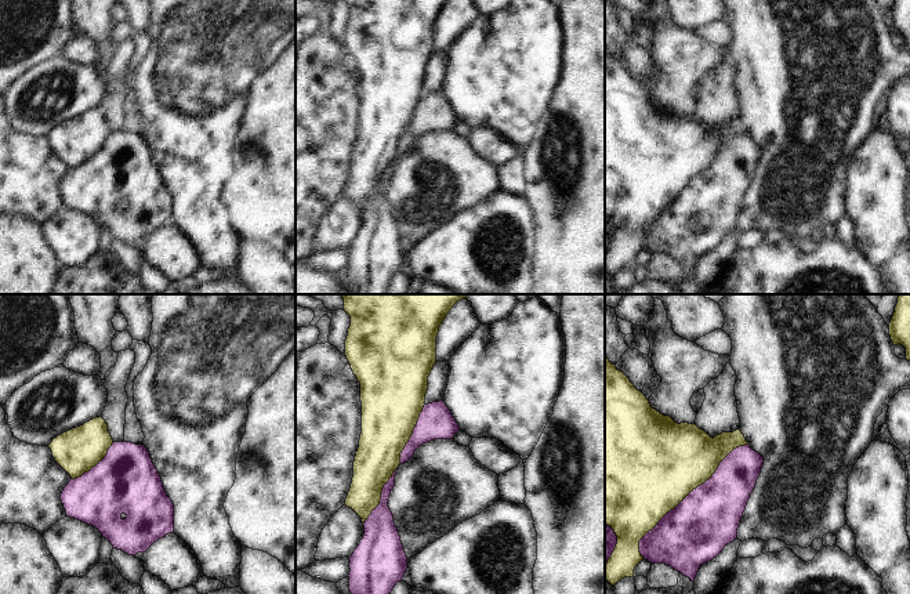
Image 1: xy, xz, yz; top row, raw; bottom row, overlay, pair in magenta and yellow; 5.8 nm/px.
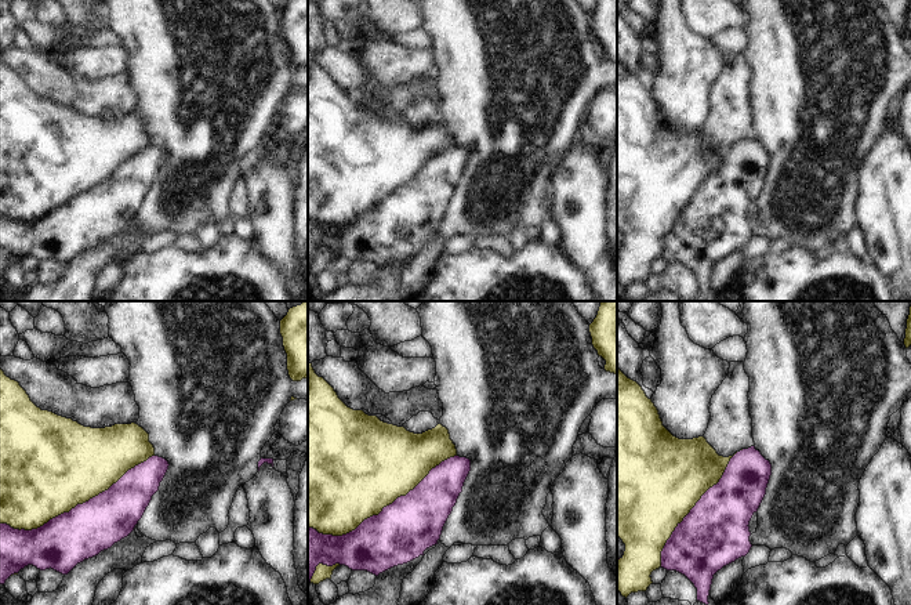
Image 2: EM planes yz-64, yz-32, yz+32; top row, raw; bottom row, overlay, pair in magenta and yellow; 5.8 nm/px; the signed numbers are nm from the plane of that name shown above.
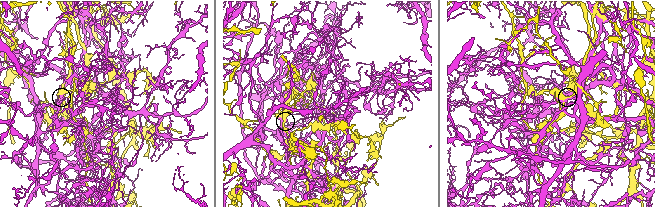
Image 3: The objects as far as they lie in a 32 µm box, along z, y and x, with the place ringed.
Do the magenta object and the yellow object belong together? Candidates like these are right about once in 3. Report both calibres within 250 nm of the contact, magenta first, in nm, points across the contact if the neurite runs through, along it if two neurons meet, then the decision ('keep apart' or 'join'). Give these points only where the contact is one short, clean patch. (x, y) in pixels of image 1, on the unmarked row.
380/500 nm | keep apart

